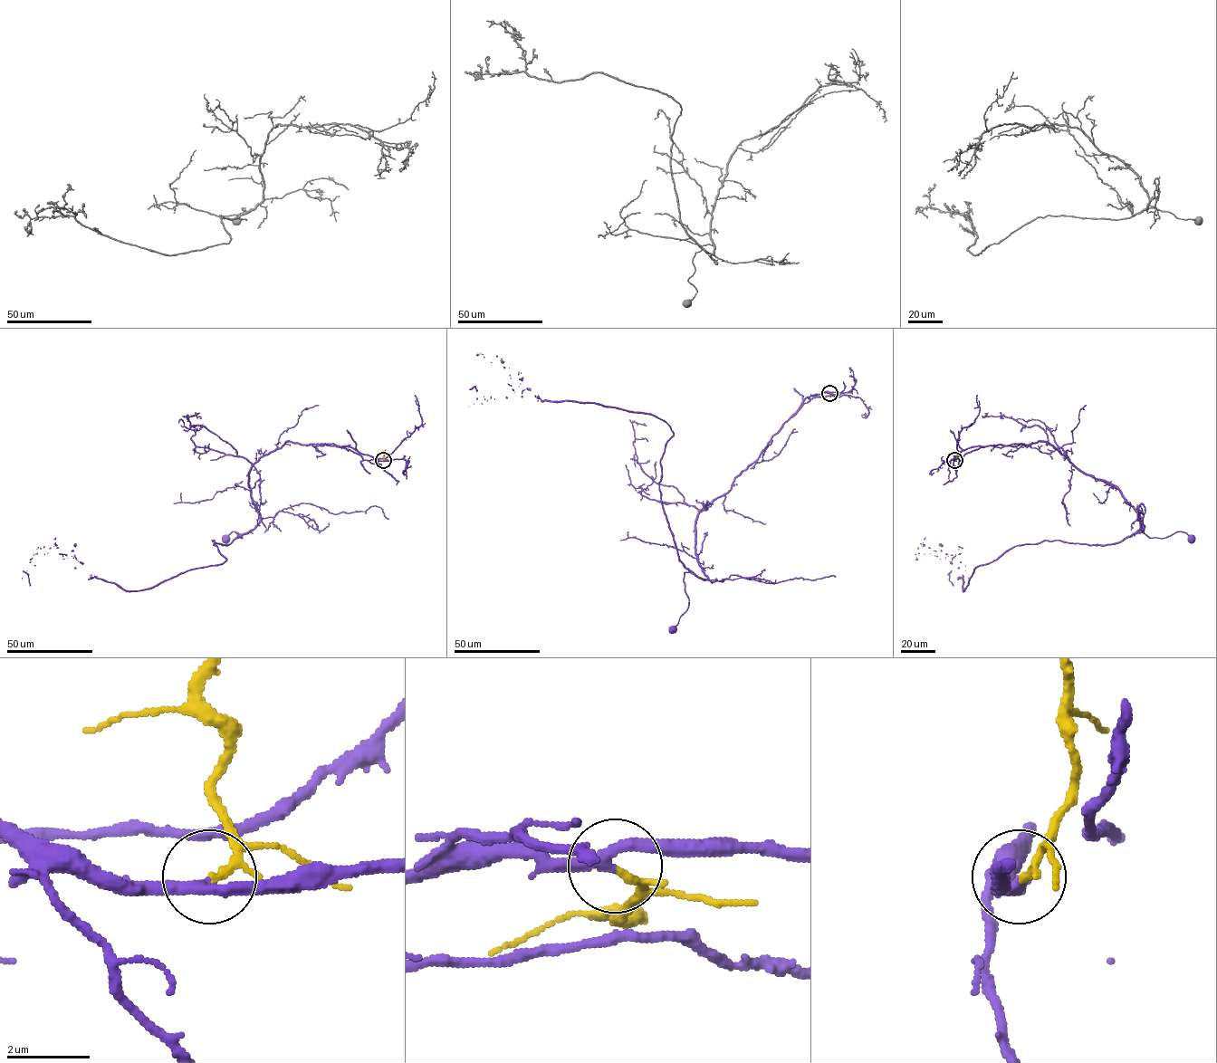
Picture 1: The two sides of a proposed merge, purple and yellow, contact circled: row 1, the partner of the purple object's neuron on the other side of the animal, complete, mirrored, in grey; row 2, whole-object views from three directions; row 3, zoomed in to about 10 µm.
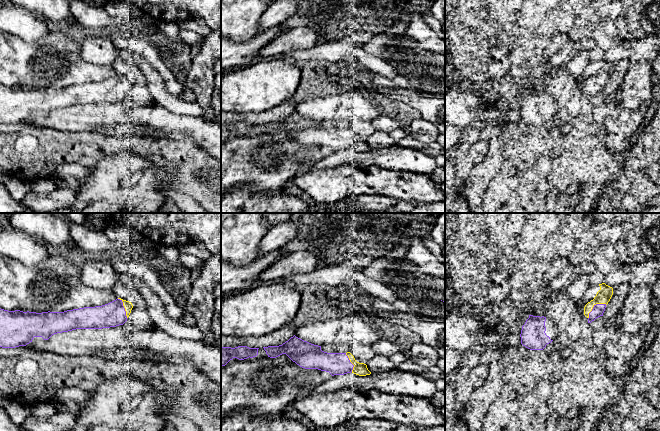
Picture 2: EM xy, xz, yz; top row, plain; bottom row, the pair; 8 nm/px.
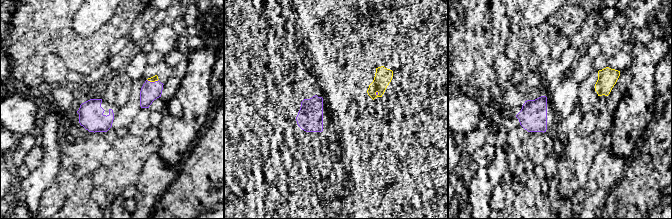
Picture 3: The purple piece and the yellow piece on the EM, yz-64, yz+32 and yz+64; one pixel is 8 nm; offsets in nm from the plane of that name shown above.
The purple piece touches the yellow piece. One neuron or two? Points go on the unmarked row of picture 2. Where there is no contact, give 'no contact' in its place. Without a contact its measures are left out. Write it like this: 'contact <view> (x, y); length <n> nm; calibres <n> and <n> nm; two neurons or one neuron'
contact yz (594, 82); length 190 nm; calibres 90 and 120 nm; one neuron

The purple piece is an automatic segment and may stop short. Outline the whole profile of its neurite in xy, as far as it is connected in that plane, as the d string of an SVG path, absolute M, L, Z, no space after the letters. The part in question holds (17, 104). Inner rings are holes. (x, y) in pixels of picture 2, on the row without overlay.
M116 76L95 83L64 88L23 88L0 84L0 123L26 122L34 113L48 116L52 111L76 105L102 105L123 101L129 93L131 78Z

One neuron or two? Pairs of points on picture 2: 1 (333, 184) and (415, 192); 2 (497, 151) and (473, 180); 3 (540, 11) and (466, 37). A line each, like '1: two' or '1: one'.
1: one
2: one
3: two

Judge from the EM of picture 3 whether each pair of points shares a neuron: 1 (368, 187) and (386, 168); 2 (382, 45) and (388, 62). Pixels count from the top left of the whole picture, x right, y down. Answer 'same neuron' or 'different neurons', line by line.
1: same neuron
2: different neurons

